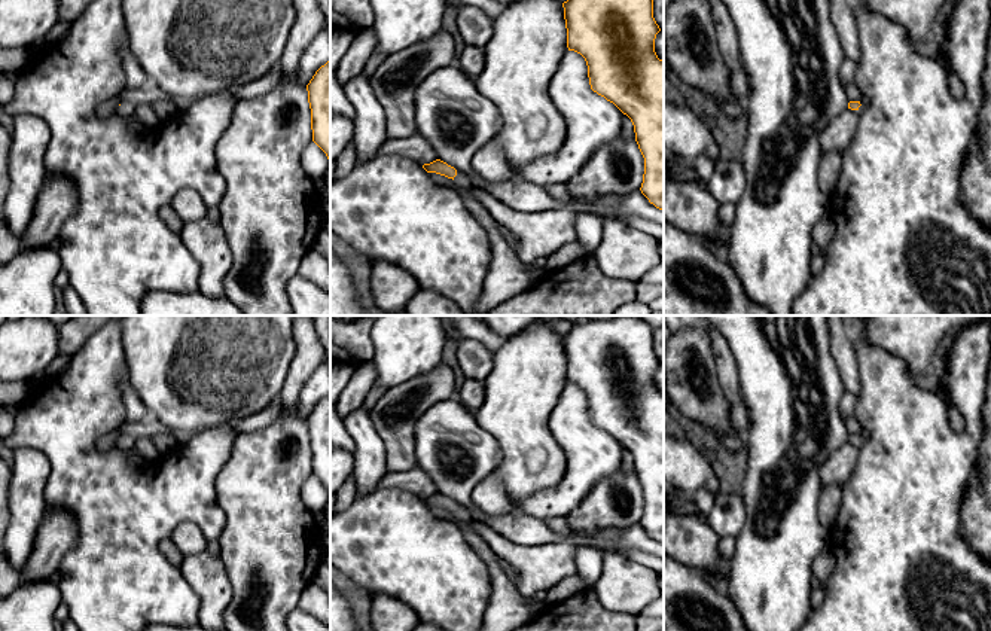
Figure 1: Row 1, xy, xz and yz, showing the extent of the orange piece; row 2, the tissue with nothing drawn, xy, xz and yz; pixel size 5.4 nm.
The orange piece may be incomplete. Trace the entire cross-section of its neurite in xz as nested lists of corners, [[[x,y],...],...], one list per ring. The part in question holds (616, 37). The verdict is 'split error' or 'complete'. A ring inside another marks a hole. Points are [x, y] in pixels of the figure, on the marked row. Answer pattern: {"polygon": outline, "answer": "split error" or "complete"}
{"polygon": [[[567,0],[562,7],[567,48],[585,58],[591,89],[631,119],[635,141],[644,158],[640,190],[650,204],[664,210],[664,61],[655,52],[655,39],[661,28],[653,18],[653,0]]], "answer": "complete"}

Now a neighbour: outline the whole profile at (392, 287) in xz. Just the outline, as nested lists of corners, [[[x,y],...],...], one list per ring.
[[[371,260],[371,292],[381,316],[405,316],[409,301],[420,292],[418,281],[402,268],[382,260]]]

